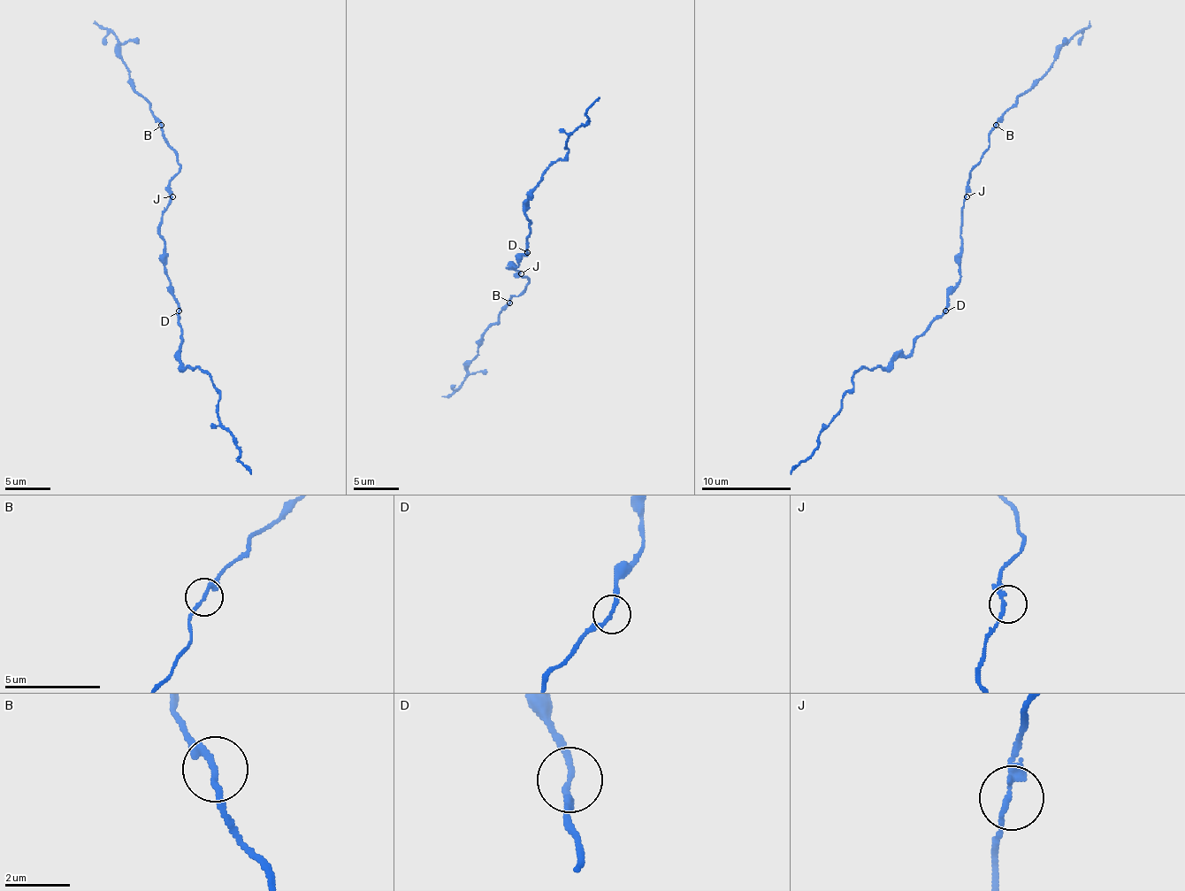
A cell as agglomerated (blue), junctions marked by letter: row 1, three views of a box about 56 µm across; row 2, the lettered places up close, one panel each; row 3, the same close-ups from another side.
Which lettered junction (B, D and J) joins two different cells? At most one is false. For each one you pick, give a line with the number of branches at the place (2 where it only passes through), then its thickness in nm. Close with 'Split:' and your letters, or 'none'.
Split: none

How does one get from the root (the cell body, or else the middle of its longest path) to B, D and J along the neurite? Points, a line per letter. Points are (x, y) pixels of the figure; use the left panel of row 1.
B: (166, 262), (159, 221), (161, 211), (171, 199), (171, 181), (179, 170), (179, 163), (161, 125)
D: (166, 262), (166, 275), (179, 311)
J: (166, 262), (159, 221), (161, 211), (172, 196)

